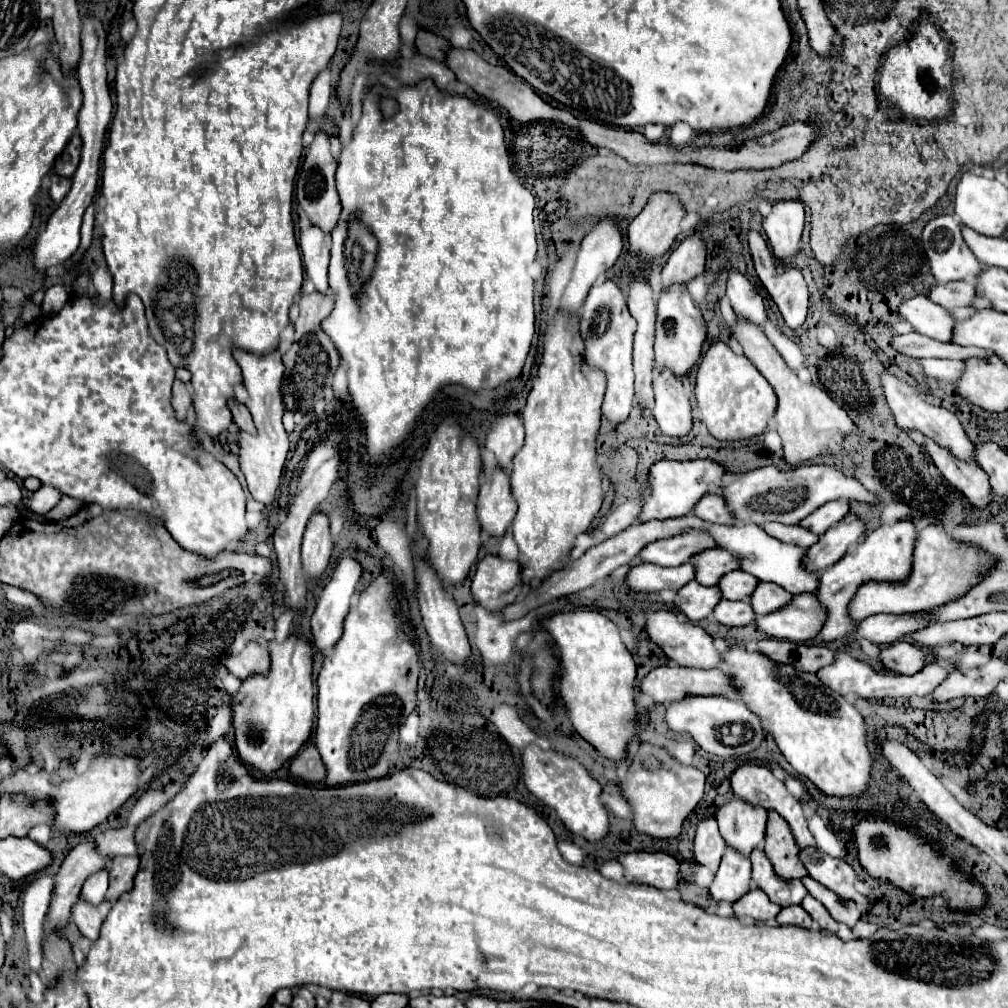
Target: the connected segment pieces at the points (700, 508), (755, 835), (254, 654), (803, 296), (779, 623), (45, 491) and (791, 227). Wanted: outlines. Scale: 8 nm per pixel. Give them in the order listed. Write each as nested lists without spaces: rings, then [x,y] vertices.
[[[707,493],[703,499],[699,499],[699,503],[695,503],[693,507],[693,515],[709,523],[733,523],[733,517],[729,515],[719,493]]]
[[[733,797],[715,809],[715,819],[727,845],[745,855],[755,847],[763,847],[767,811],[761,807],[751,807],[751,803],[743,803],[743,799]]]
[[[249,643],[239,655],[223,659],[223,665],[227,665],[227,669],[239,679],[247,679],[251,675],[267,675],[269,663],[269,653],[259,643]]]
[[[751,231],[749,237],[749,251],[751,251],[751,257],[753,257],[753,263],[755,263],[755,271],[763,283],[763,287],[769,291],[771,299],[777,303],[785,323],[791,327],[791,329],[797,329],[803,325],[805,321],[805,315],[807,315],[807,305],[809,305],[809,291],[807,291],[807,285],[805,285],[805,279],[801,275],[799,269],[793,269],[793,267],[781,267],[775,257],[771,255],[769,247],[765,245],[765,239],[757,233],[757,231]]]
[[[793,595],[787,607],[771,611],[771,615],[755,617],[757,629],[775,639],[809,641],[823,625],[823,607],[813,595]]]
[[[43,485],[39,491],[29,493],[29,495],[25,497],[25,503],[27,503],[27,507],[29,507],[33,513],[45,515],[45,513],[49,513],[49,511],[59,503],[59,497],[61,497],[61,493],[59,493],[55,487]]]
[[[777,201],[773,211],[763,221],[773,255],[781,265],[797,255],[805,223],[805,209],[799,201]]]

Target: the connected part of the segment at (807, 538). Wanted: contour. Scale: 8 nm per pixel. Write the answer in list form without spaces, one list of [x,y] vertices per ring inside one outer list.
[[[765,523],[763,525],[765,533],[783,541],[783,543],[791,543],[791,545],[799,545],[803,549],[811,547],[813,543],[817,543],[817,535],[813,535],[811,531],[799,527],[799,525],[781,525],[781,523]]]

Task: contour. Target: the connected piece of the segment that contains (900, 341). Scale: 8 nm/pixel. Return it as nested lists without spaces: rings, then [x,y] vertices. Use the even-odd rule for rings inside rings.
[[[907,333],[907,335],[895,335],[891,339],[891,345],[897,353],[913,359],[923,357],[941,357],[941,359],[969,359],[969,357],[989,357],[991,351],[979,349],[979,347],[961,347],[955,343],[941,343],[935,339],[929,339],[919,333]]]

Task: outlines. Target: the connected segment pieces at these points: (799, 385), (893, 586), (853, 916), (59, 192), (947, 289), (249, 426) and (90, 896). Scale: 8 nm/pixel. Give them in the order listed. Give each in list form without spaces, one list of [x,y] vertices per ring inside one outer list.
[[[737,321],[737,325],[731,327],[735,337],[739,339],[745,357],[759,369],[759,373],[771,383],[771,387],[777,393],[779,407],[775,413],[775,429],[781,435],[783,441],[783,453],[785,461],[791,467],[797,467],[809,459],[815,459],[819,455],[839,455],[839,439],[845,439],[853,433],[857,433],[857,425],[849,419],[845,409],[841,409],[823,389],[817,385],[803,383],[783,361],[779,351],[769,343],[769,339],[763,335],[763,331],[747,321]]]
[[[929,525],[917,531],[917,541],[913,549],[913,563],[909,577],[901,583],[891,581],[867,581],[863,583],[849,603],[849,617],[853,621],[861,621],[867,615],[875,613],[913,613],[931,609],[935,605],[943,605],[951,599],[961,597],[971,585],[975,585],[981,577],[981,571],[991,563],[991,557],[977,547],[969,547],[965,543],[955,543],[947,537],[941,525]]]
[[[807,875],[807,879],[801,879],[803,885],[807,887],[807,891],[825,905],[825,909],[831,913],[831,917],[835,921],[847,923],[849,927],[853,927],[857,923],[857,919],[861,917],[861,907],[857,903],[851,901],[843,901],[839,899],[833,891],[827,891],[827,887],[821,887],[821,883],[815,883],[815,879],[811,879]]]
[[[51,175],[51,199],[55,203],[61,203],[67,193],[71,189],[71,179],[63,179],[63,177],[57,177],[57,175]]]
[[[971,279],[971,283],[969,281],[939,283],[927,291],[927,297],[952,314],[953,308],[964,308],[971,305],[971,301],[975,299],[975,281]]]
[[[231,403],[231,413],[233,413],[233,421],[239,425],[241,431],[247,431],[247,433],[255,433],[255,425],[253,425],[253,419],[251,419],[251,413],[245,405],[241,403]]]
[[[107,869],[97,871],[95,875],[91,875],[81,889],[81,899],[91,903],[91,905],[99,905],[105,901],[105,891],[107,891]]]

